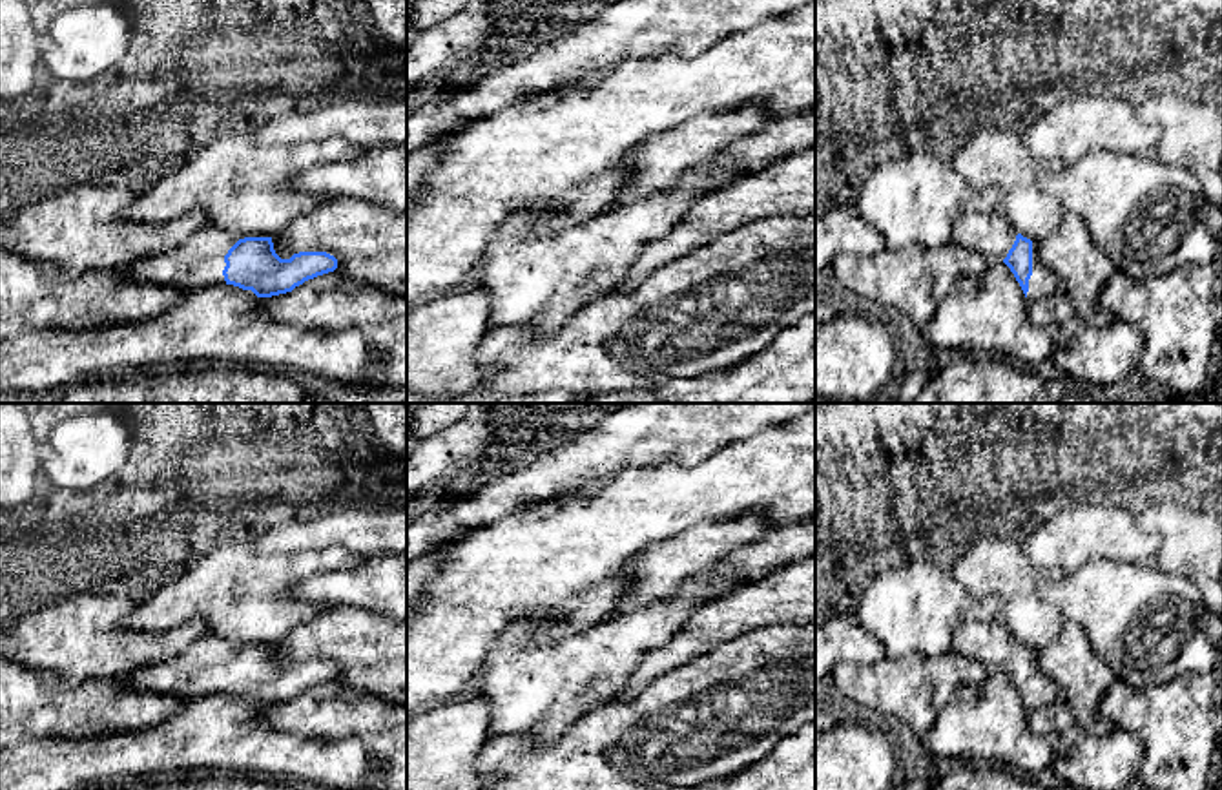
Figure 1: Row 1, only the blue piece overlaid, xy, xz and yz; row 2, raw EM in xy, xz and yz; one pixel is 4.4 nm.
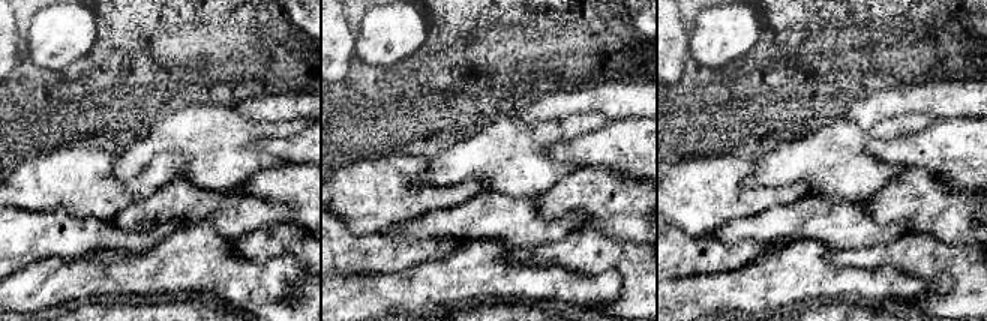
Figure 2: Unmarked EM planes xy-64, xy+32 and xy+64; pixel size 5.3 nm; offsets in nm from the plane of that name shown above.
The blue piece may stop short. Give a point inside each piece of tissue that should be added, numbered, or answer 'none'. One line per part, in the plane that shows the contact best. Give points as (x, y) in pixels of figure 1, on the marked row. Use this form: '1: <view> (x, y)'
1: yz (1044, 283)

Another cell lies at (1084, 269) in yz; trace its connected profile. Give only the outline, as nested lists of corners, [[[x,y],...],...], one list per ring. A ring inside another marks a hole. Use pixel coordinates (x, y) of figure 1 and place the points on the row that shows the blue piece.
[[[1065,212],[1058,228],[1036,243],[1041,265],[1054,270],[1080,317],[1093,327],[1114,323],[1100,307],[1100,292],[1114,275],[1114,263],[1093,241],[1085,223]]]

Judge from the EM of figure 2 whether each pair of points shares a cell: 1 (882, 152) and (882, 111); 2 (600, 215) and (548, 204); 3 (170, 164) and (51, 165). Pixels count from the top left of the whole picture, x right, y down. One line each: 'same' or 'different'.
1: different
2: same
3: same

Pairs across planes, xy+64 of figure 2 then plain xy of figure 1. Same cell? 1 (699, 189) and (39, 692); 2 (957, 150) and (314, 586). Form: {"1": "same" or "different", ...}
{"1": "different", "2": "same"}

